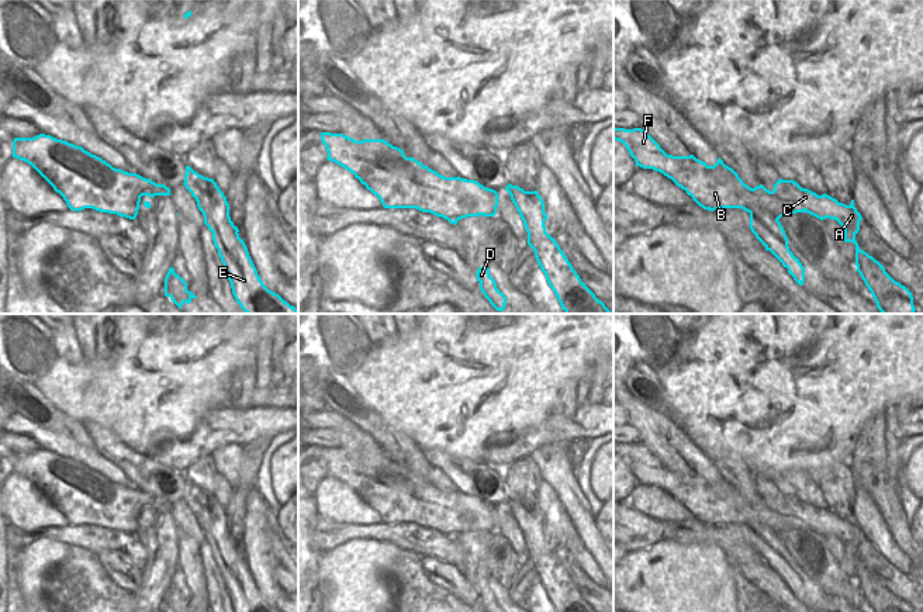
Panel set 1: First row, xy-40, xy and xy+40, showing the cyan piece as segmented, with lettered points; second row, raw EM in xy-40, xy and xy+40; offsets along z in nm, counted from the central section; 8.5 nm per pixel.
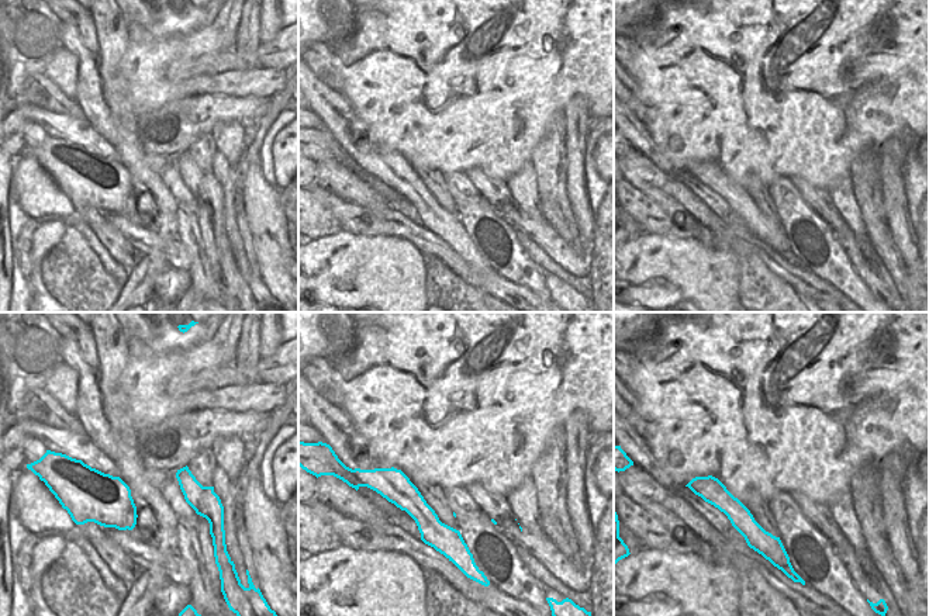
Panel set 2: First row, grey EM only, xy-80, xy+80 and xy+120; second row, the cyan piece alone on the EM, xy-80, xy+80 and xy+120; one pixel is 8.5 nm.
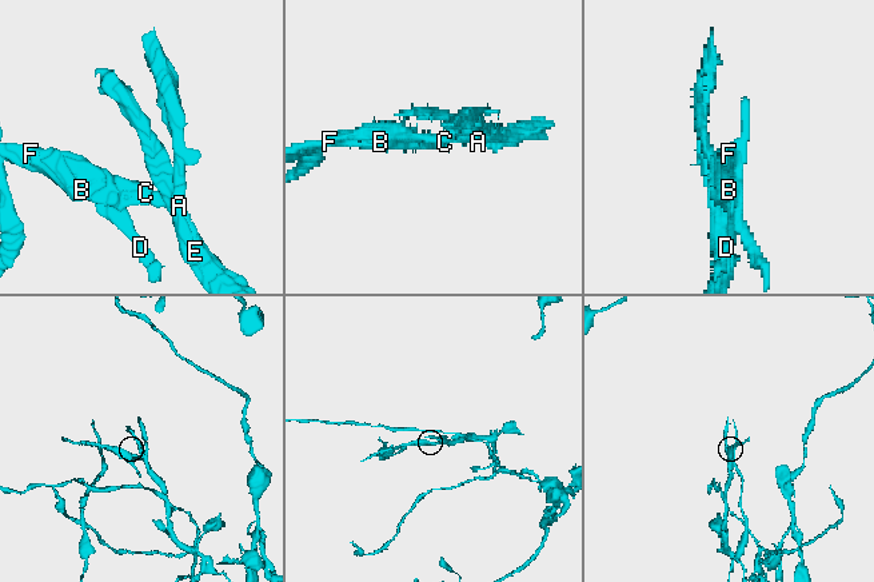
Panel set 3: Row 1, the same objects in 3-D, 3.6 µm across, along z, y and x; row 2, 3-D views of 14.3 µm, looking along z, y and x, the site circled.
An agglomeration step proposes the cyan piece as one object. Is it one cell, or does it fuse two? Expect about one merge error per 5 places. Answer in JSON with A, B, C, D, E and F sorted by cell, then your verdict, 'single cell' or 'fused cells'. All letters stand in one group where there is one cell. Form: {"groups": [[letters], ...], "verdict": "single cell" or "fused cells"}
{"groups": [["A", "B", "C", "E", "F"], ["D"]], "verdict": "fused cells"}

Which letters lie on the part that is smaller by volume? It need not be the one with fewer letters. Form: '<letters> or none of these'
D

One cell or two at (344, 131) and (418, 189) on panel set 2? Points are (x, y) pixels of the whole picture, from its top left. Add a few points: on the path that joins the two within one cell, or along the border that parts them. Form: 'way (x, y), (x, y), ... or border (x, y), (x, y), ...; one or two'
way (359, 148), (370, 159), (392, 166), (399, 173); one

